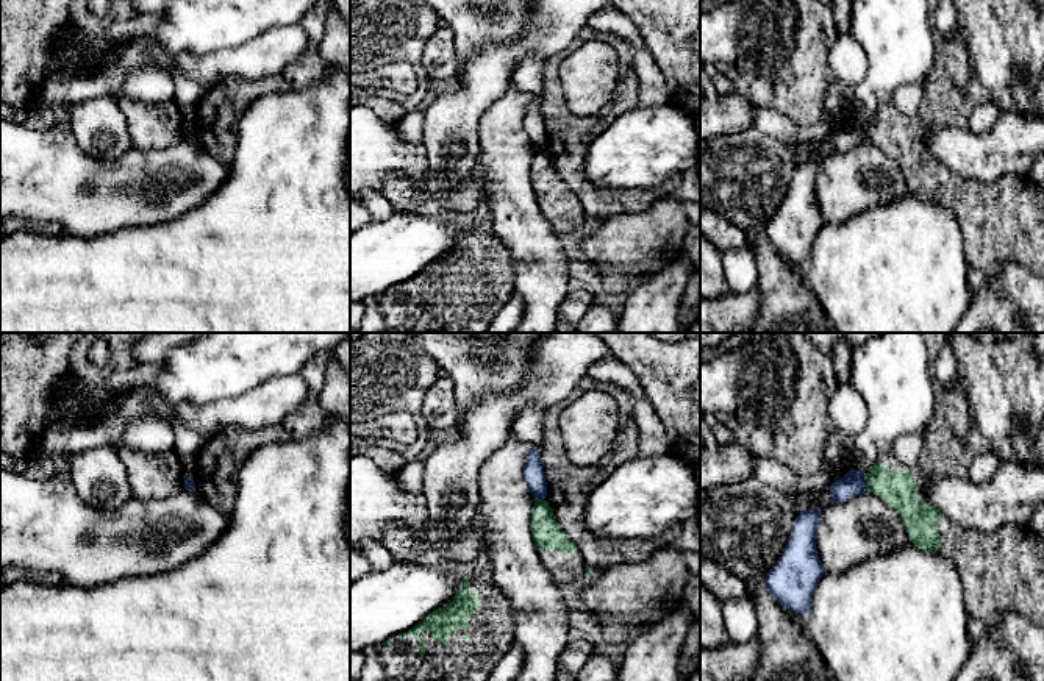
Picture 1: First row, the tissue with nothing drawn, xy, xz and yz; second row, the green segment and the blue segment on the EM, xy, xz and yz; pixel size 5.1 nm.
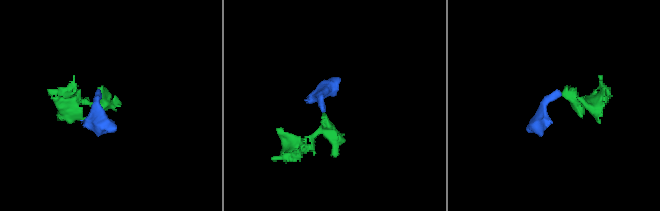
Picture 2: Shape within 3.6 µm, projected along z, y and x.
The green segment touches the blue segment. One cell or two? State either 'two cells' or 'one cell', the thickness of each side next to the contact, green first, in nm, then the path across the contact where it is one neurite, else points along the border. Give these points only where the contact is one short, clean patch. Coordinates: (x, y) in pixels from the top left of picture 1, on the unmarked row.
two cells; calibres 190 and 120 nm; border yz (863, 125), (866, 138)

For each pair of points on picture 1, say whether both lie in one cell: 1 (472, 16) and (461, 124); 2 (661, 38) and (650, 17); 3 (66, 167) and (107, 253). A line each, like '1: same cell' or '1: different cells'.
1: different cells
2: same cell
3: different cells

